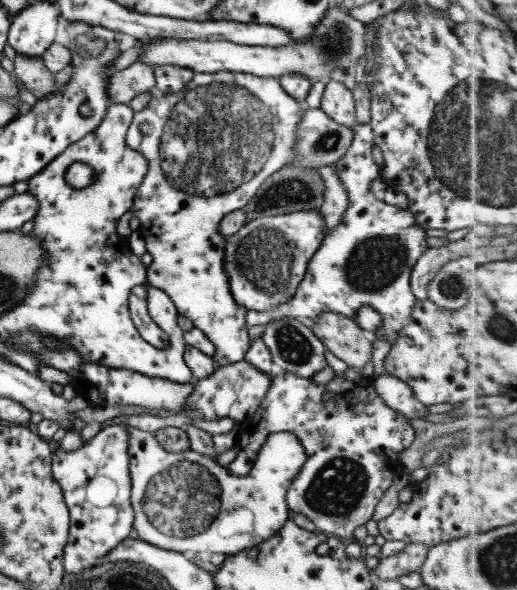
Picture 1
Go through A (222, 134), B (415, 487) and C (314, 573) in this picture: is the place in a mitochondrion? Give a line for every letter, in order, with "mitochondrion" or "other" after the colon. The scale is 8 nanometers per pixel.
A: mitochondrion
B: other
C: other

